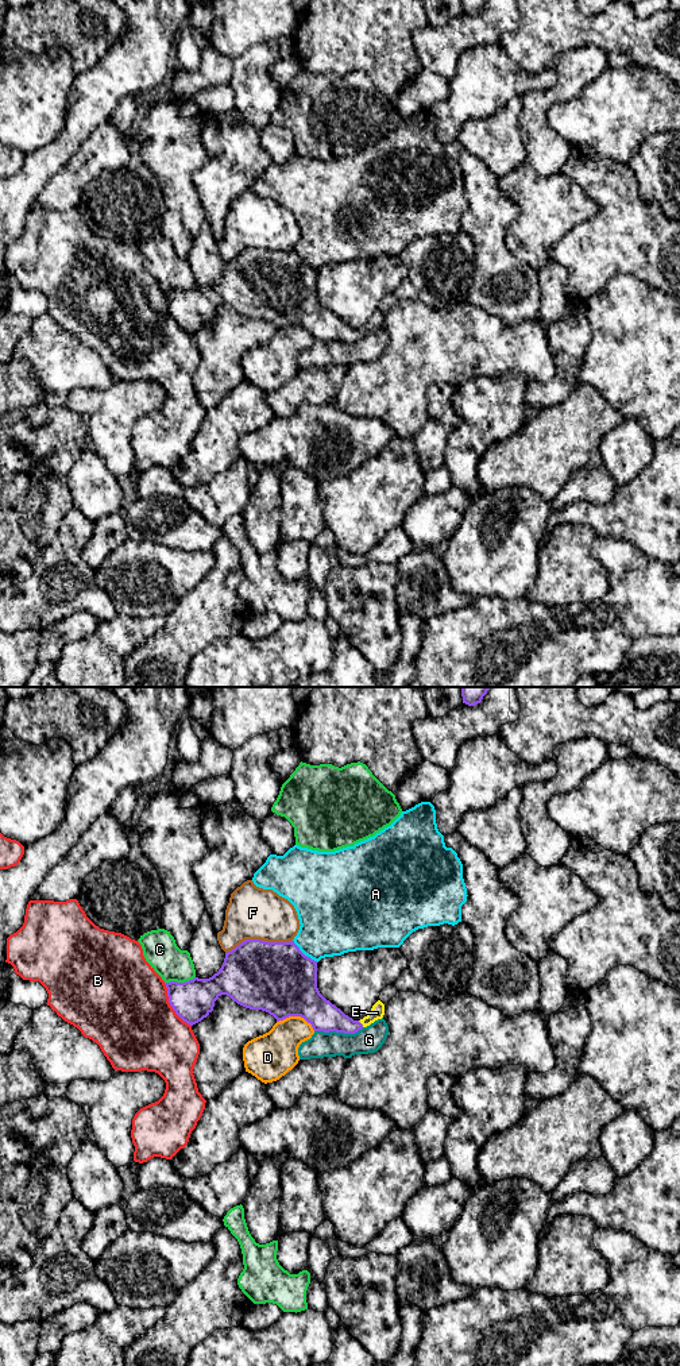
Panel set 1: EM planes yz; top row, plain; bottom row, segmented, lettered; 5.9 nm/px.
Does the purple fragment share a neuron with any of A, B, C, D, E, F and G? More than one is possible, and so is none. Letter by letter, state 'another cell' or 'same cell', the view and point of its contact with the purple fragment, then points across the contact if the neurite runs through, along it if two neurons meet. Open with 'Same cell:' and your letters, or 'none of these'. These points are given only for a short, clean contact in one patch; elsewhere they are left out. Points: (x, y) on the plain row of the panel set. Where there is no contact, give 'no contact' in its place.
Same cell: E
A: another cell; meets purple in yz at (302, 262)
B: another cell; meets purple in yz at (170, 313)
C: another cell; meets purple in yz at (180, 292)
D: another cell; meets purple in yz at (297, 324)
E: same cell; meets purple in yz at (360, 332); runs through yz (323, 324), (342, 332), (360, 332), (377, 321)
F: another cell; meets purple in yz at (258, 249)
G: another cell; meets purple in yz at (339, 340)

